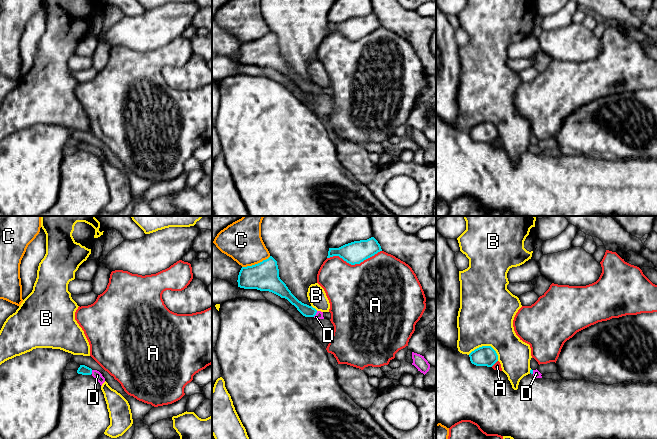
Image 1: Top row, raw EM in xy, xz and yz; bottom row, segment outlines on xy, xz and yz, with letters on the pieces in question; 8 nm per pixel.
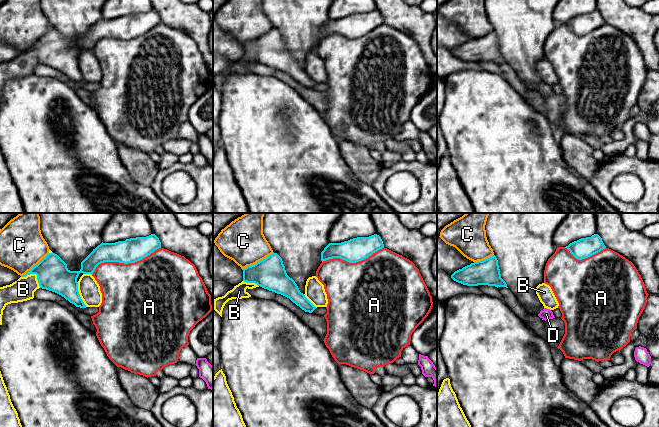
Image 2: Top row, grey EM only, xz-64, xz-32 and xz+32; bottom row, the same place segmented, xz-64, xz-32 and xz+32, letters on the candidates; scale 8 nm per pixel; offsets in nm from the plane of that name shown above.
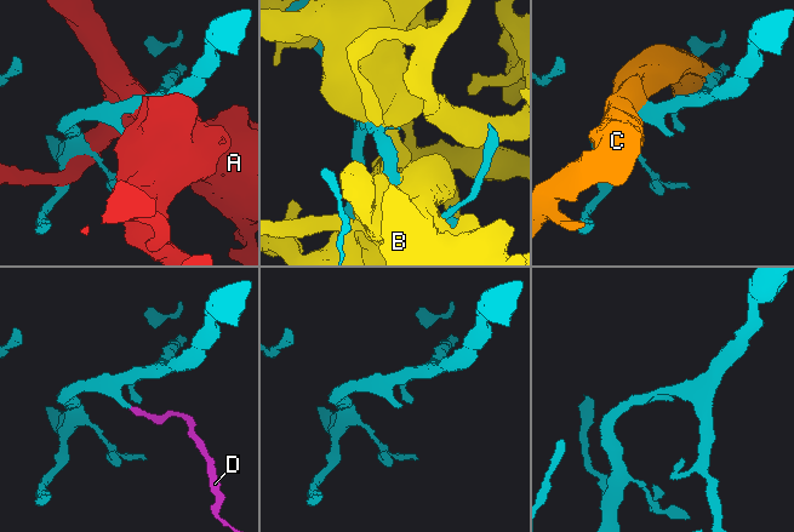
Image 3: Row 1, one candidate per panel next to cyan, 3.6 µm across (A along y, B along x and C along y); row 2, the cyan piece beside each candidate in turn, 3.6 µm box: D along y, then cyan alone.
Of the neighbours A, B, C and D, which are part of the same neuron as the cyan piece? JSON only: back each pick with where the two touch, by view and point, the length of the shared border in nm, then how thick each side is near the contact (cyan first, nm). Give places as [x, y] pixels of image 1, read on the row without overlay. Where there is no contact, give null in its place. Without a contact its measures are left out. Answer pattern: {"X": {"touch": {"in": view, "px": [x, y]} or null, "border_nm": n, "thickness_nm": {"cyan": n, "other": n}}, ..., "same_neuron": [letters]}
{"D": {"touch": {"in": "xz", "px": [315, 90]}, "border_nm": 60, "thickness_nm": {"cyan": 100, "other": 60}}, "same_neuron": ["D"]}

